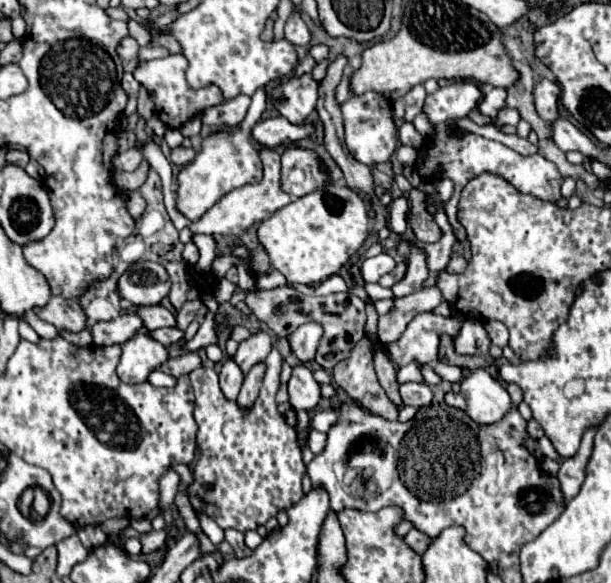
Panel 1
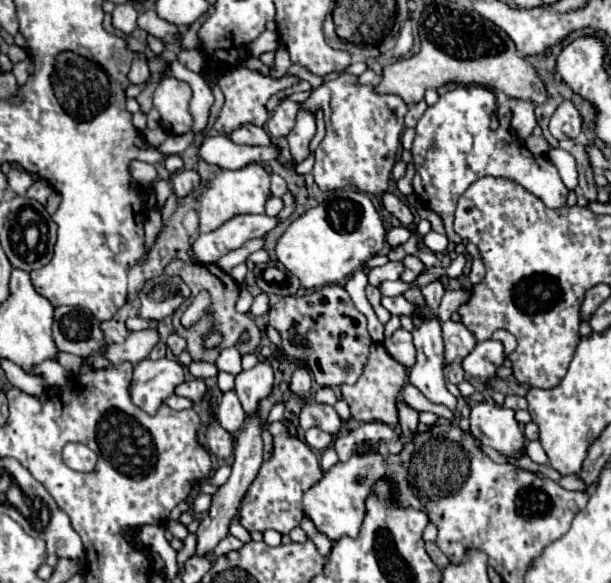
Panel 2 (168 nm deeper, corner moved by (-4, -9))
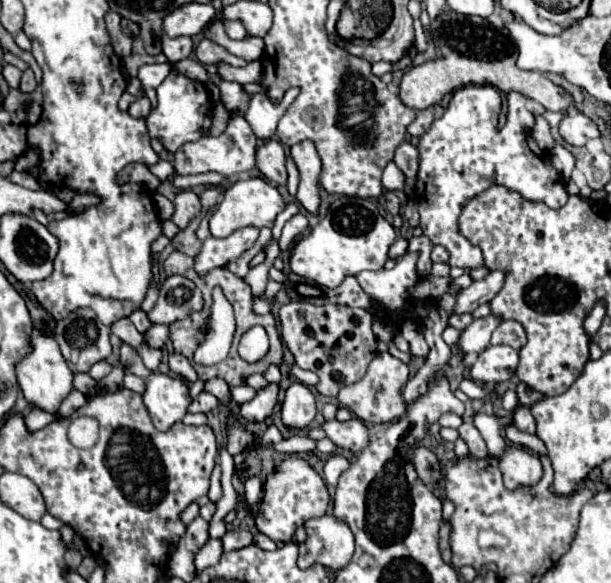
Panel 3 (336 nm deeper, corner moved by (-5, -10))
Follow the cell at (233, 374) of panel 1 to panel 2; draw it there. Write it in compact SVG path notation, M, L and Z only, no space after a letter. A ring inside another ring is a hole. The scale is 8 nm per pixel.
M225 392L223 394L223 398L219 402L217 418L219 418L219 424L229 434L235 434L241 428L241 422L245 422L245 412L243 412L241 402L239 402L239 398L237 398L235 392Z

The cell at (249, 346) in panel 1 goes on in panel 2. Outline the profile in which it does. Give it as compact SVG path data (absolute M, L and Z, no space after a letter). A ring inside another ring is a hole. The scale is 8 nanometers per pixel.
M261 360L255 368L243 370L235 378L235 392L241 400L245 414L253 414L261 400L265 400L273 390L273 370L267 360Z

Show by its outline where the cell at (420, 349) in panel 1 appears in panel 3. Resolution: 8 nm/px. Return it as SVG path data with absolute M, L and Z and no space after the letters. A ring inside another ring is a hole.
M494 315L482 317L482 319L474 319L462 333L458 339L458 347L464 355L468 353L480 353L490 345L490 337L492 331L498 327L498 319L494 319Z

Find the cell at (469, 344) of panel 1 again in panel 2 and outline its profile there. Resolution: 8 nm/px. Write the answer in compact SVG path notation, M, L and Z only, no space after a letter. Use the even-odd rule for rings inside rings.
M483 340L477 342L475 350L463 360L463 370L467 372L467 376L485 380L495 376L497 368L503 366L503 360L505 360L503 344L497 340Z

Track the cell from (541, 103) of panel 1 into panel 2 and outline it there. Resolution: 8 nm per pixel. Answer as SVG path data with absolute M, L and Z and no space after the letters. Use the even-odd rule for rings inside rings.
M563 100L559 108L555 110L549 130L557 140L567 140L567 138L577 138L581 134L581 114L573 106L573 102Z

